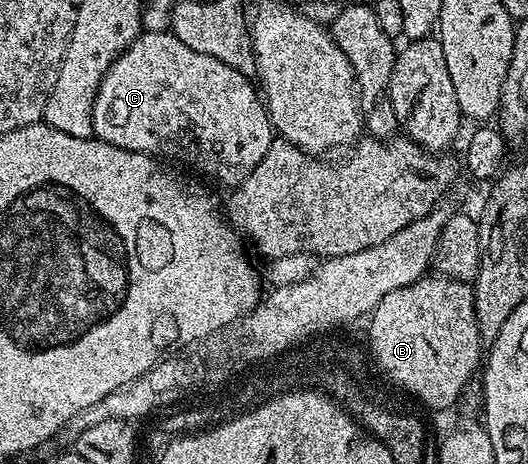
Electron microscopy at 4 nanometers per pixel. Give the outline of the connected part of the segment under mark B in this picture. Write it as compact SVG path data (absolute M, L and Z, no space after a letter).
M438 273L418 279L413 285L385 293L371 312L369 322L369 355L373 363L375 358L376 365L401 390L416 395L425 406L435 411L453 406L480 368L485 341L479 336L471 283L448 279Z

